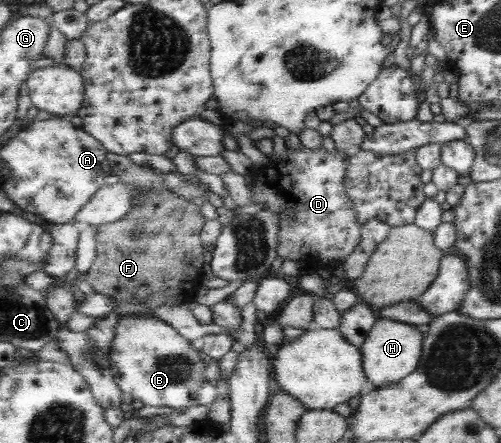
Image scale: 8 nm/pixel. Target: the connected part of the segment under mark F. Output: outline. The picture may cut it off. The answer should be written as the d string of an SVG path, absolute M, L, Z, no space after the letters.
M108 153L109 163L113 168L113 174L119 177L120 182L131 183L135 187L141 187L143 191L146 192L139 201L139 204L136 204L133 207L133 210L129 211L129 214L126 214L124 218L120 218L118 221L107 223L99 227L98 232L98 257L94 266L87 272L86 281L90 284L92 289L95 292L114 298L118 302L118 309L114 313L118 316L146 316L152 315L152 310L164 305L186 305L190 301L194 301L196 291L201 287L200 281L202 278L202 272L204 272L204 241L202 241L201 231L203 230L204 224L207 221L200 213L200 206L188 201L186 198L177 196L172 190L169 190L169 187L164 183L164 174L157 170L154 170L150 167L146 167L142 164L136 164L134 161L131 161L127 155L120 155L116 153Z

